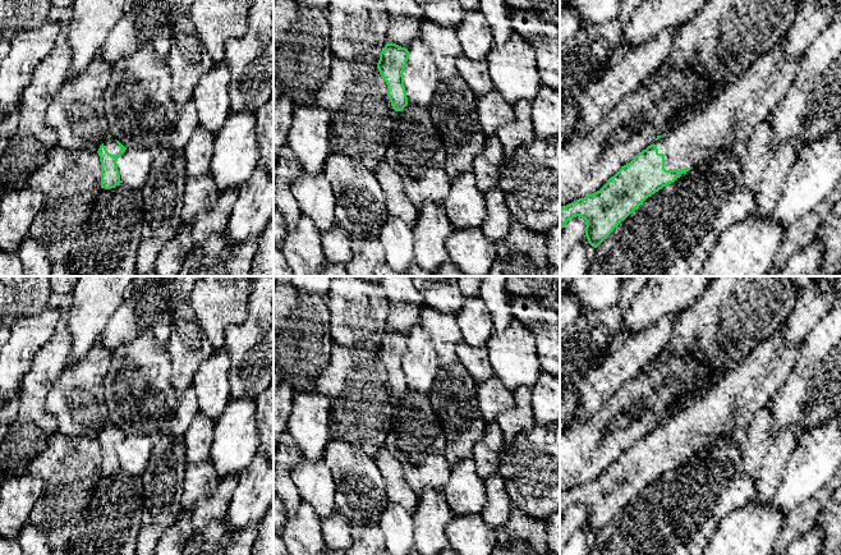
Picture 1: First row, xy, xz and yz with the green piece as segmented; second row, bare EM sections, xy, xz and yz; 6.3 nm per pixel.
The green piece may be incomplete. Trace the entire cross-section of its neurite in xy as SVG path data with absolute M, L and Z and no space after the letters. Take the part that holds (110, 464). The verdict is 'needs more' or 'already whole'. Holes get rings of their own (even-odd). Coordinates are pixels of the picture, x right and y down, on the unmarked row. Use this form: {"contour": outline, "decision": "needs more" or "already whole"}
{"contour": "M110 421L100 432L97 440L101 448L101 474L111 476L121 469L116 448L125 434Z", "decision": "needs more"}

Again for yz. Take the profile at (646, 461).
{"contour": "M781 327L776 330L768 339L758 343L720 382L665 422L657 422L653 431L621 453L599 477L560 495L560 518L570 505L579 503L585 506L588 529L597 535L648 483L674 469L683 459L720 439L741 437L754 413L768 404L791 373L799 349L800 344L785 343Z", "decision": "needs more"}

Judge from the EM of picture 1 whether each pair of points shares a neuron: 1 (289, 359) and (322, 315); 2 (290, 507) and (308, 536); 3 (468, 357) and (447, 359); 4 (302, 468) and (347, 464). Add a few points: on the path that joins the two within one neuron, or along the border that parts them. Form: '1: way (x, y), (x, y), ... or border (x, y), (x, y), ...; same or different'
1: way (299, 348), (299, 338), (311, 326); same
2: border (302, 500), (298, 509), (288, 517); different
3: border (463, 340), (456, 348), (456, 358), (459, 361); different
4: border (322, 459), (331, 473), (335, 495); different

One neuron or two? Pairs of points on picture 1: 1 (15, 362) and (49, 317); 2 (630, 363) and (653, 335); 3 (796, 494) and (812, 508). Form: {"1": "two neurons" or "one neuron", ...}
{"1": "one neuron", "2": "one neuron", "3": "two neurons"}

